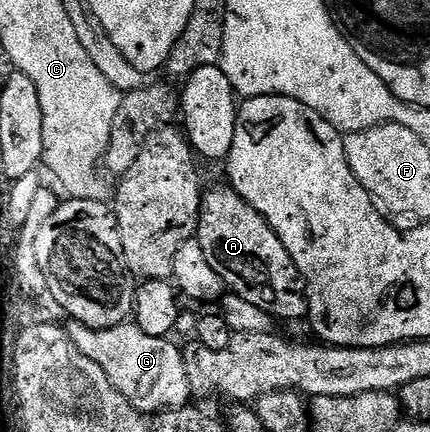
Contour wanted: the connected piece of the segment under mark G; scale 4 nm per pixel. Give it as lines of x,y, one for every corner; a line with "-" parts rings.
70,321
65,326
66,334
108,375
108,383
128,399
128,403
139,413
143,415
154,415
164,409
175,409
181,405
187,404
191,400
190,384
188,383
188,371
186,370
186,358
181,348
177,349
173,345
173,340
156,335
144,335
140,327
133,323
123,323
112,327
111,329
93,329
79,321

